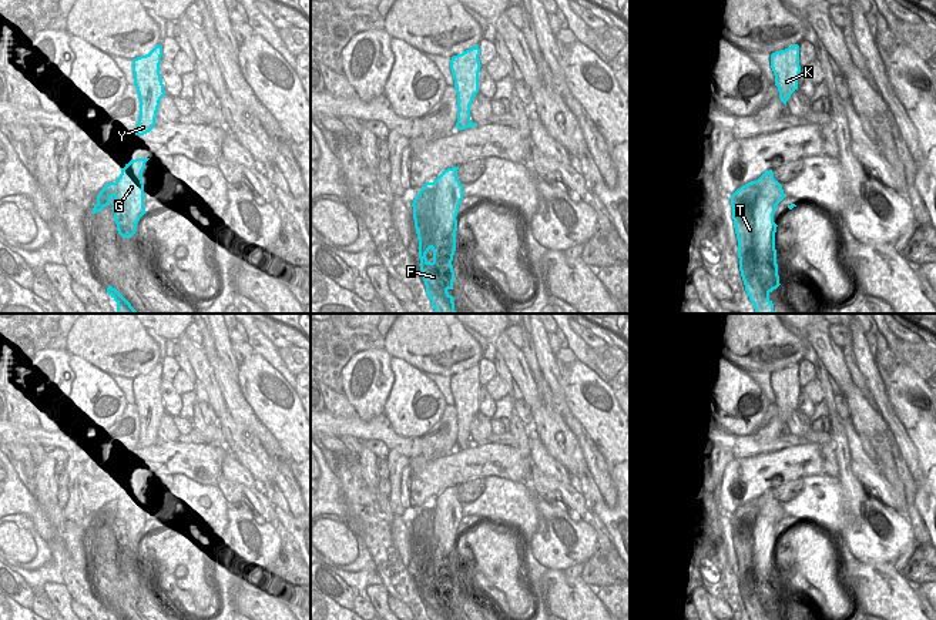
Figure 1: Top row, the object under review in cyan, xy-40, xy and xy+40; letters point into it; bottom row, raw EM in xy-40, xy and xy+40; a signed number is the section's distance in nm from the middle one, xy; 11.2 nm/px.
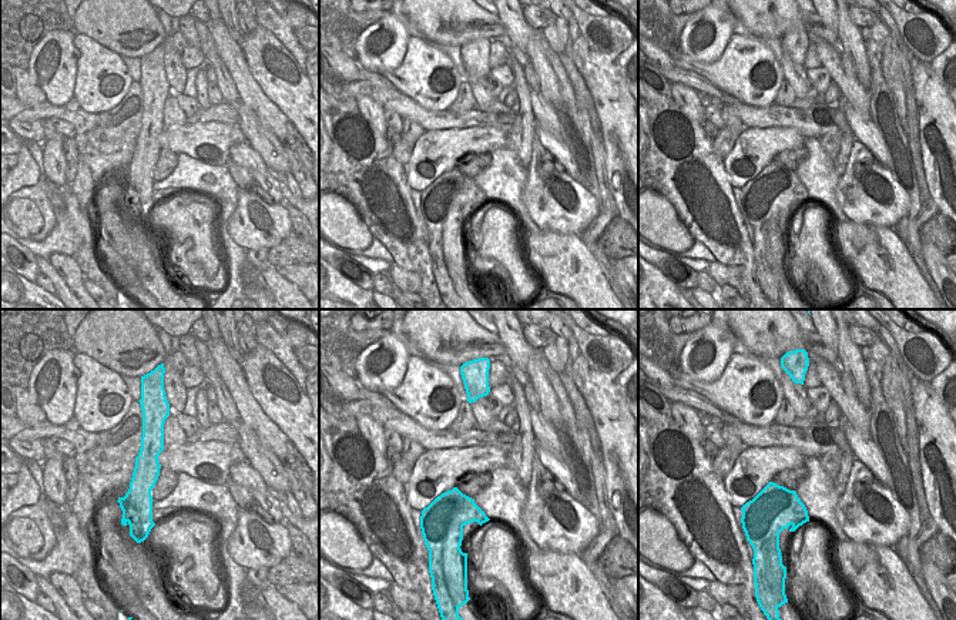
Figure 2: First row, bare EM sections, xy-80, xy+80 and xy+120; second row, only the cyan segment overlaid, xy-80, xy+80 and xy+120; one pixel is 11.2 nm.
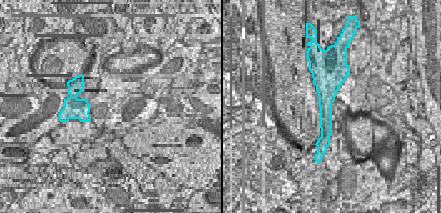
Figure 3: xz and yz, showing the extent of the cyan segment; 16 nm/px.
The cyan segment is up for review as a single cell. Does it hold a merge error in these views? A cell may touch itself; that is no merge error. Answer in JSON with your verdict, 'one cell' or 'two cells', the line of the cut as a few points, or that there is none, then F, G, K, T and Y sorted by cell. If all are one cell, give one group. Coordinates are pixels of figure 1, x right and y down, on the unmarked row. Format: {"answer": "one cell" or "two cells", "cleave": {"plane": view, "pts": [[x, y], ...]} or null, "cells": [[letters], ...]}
{"answer": "two cells", "cleave": {"plane": "xy-40", "pts": [[120, 493], [141, 499]]}, "cells": [["F", "G", "T"], ["K", "Y"]]}

